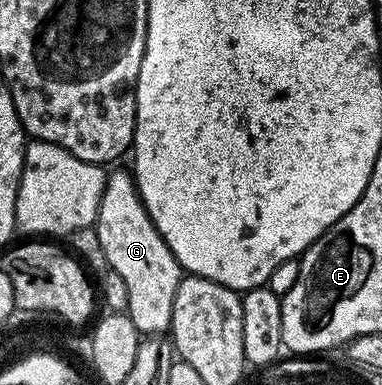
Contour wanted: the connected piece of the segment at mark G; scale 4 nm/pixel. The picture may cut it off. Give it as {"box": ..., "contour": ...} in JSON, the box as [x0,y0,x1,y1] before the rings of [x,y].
{"box":[95,168,183,334],"contour":[[[128,168],[117,169],[106,176],[95,228],[99,244],[103,246],[103,251],[107,251],[109,269],[118,272],[127,285],[127,315],[135,323],[138,334],[164,334],[173,318],[175,291],[183,270],[149,218],[141,194],[137,192],[137,182]]]}

